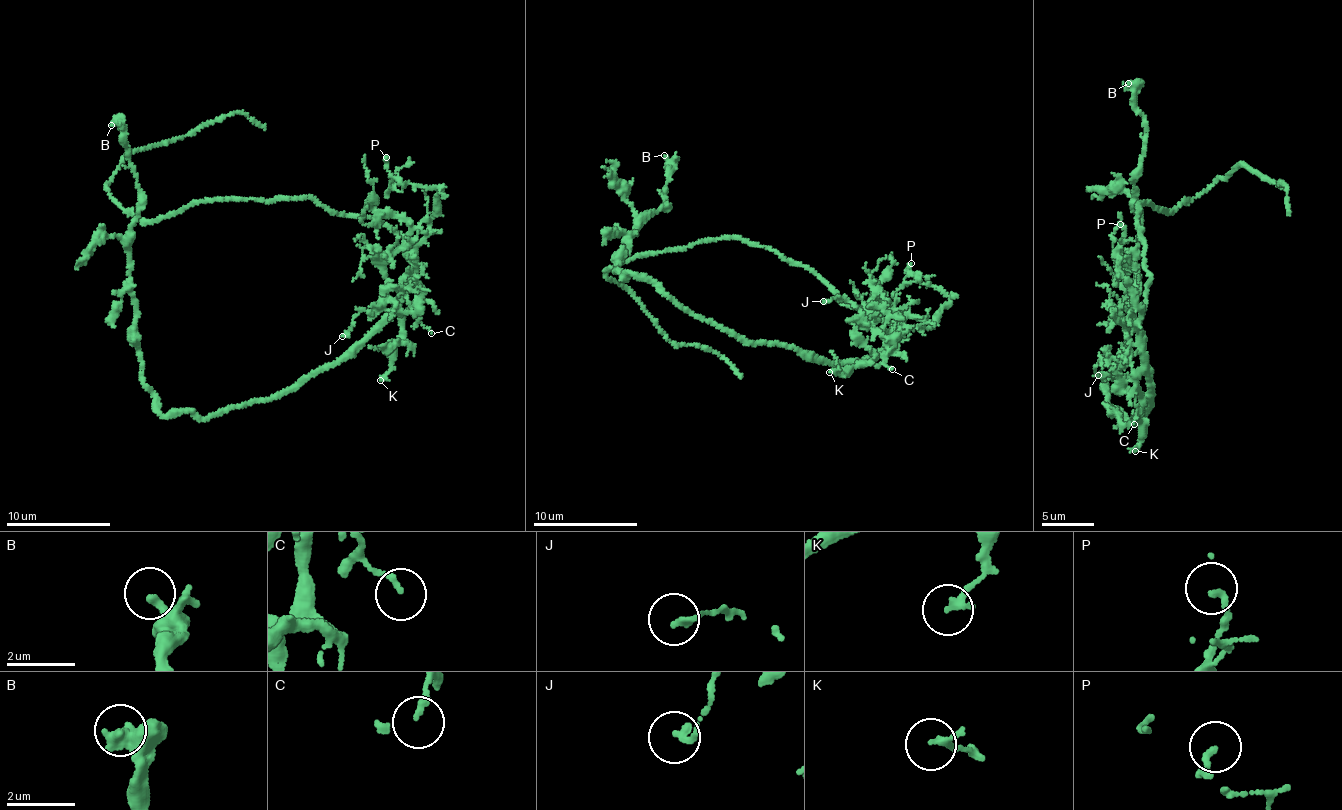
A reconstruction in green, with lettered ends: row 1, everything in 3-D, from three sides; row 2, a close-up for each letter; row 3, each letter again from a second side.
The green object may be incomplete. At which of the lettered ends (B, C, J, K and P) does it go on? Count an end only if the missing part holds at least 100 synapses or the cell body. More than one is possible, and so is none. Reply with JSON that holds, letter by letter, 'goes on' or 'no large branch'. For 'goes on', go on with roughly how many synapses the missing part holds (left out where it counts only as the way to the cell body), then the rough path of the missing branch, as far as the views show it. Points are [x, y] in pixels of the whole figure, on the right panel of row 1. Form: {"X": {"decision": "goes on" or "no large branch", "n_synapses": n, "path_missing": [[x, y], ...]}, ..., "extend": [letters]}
{"B": {"decision": "no large branch"}, "C": {"decision": "no large branch"}, "J": {"decision": "no large branch"}, "K": {"decision": "no large branch"}, "P": {"decision": "no large branch"}, "extend": []}

